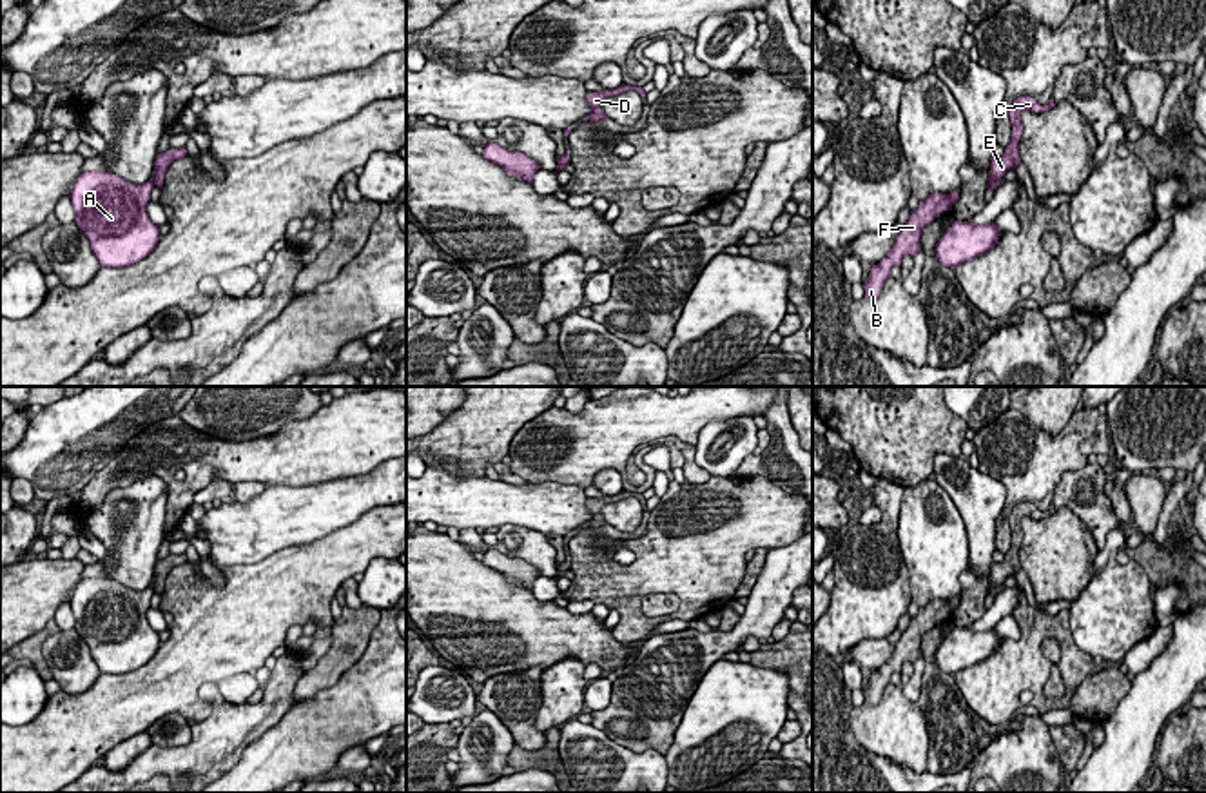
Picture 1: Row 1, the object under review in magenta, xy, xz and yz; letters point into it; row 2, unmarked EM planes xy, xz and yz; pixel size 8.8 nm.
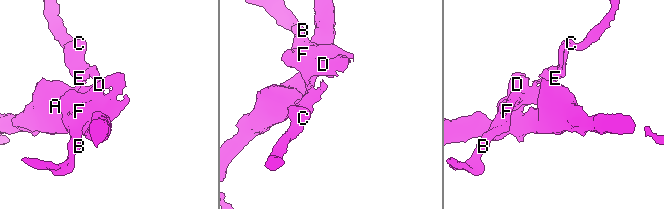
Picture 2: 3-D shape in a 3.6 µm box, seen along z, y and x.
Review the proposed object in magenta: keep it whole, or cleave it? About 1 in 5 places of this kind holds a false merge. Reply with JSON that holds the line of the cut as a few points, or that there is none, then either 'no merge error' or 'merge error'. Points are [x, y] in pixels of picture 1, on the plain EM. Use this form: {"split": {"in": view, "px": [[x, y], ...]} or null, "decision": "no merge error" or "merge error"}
{"split": {"in": "xy", "px": [[151, 585], [155, 590]]}, "decision": "merge error"}

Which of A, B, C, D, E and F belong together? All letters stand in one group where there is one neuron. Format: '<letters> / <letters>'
A / B C D E F

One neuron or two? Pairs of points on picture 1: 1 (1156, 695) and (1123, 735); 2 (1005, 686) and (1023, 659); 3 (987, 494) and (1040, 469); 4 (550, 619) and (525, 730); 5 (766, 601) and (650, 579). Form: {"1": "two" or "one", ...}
{"1": "one", "2": "one", "3": "two", "4": "two", "5": "two"}

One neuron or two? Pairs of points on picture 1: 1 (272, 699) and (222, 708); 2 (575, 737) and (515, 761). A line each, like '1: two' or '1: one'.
1: one
2: two

